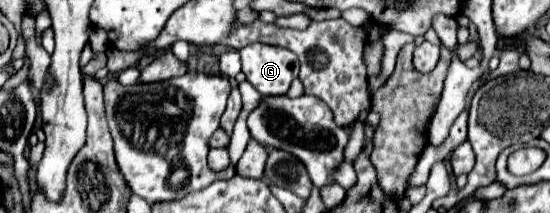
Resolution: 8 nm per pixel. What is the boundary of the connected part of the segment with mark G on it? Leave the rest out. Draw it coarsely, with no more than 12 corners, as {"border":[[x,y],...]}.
{"border":[[282,47],[240,49],[242,71],[262,95],[286,95],[298,57]]}

